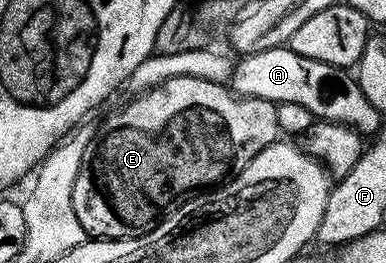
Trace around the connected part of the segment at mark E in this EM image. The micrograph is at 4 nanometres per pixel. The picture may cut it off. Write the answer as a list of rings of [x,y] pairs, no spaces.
[[[170,78],[154,89],[137,94],[123,109],[116,110],[106,122],[99,124],[98,134],[84,151],[72,187],[72,207],[84,233],[94,239],[140,237],[151,232],[183,199],[225,185],[240,175],[265,145],[279,140],[277,110],[278,105],[273,101],[240,97],[225,84],[203,78]]]

